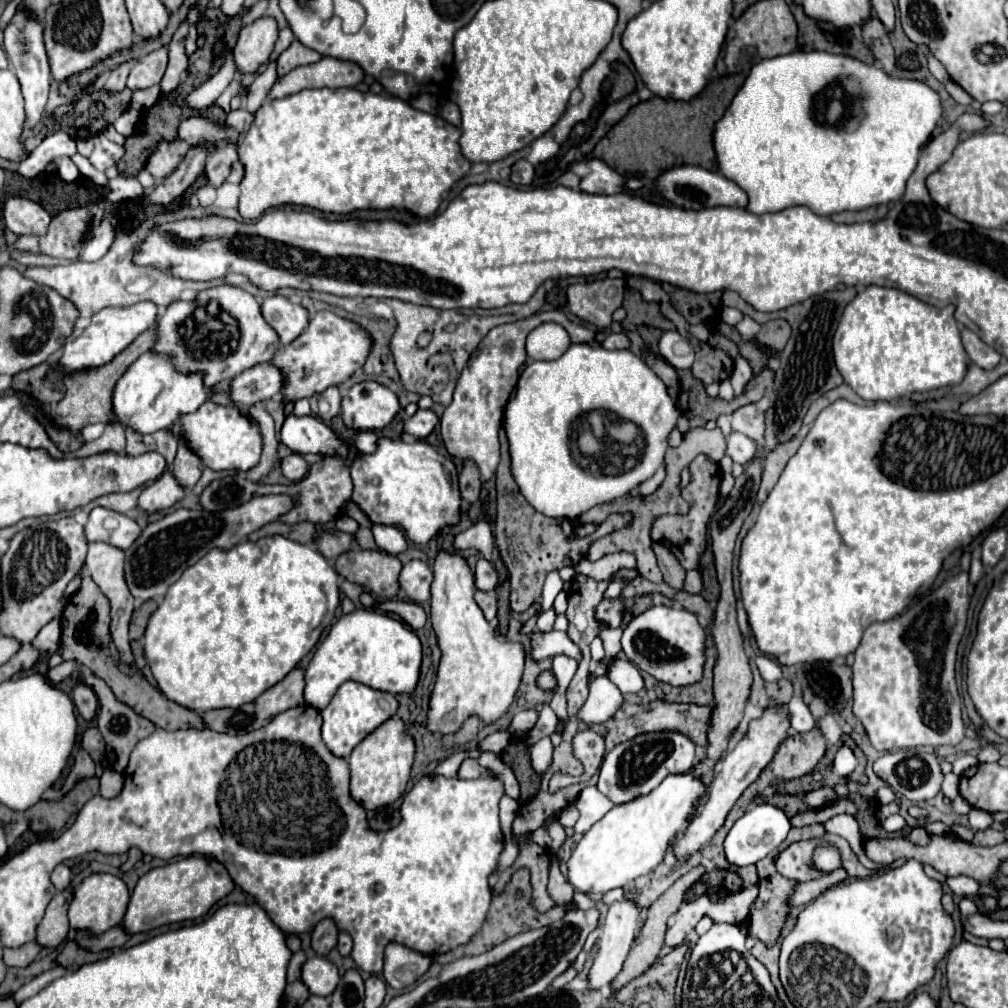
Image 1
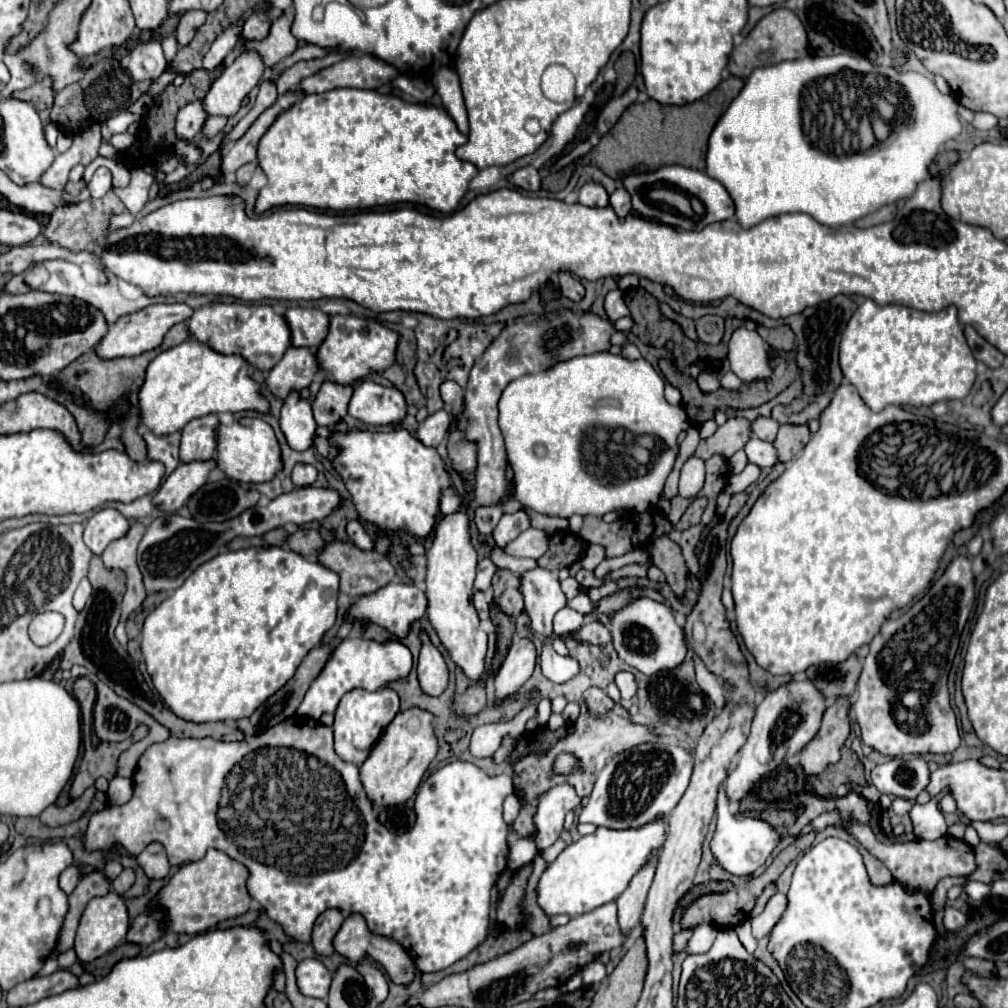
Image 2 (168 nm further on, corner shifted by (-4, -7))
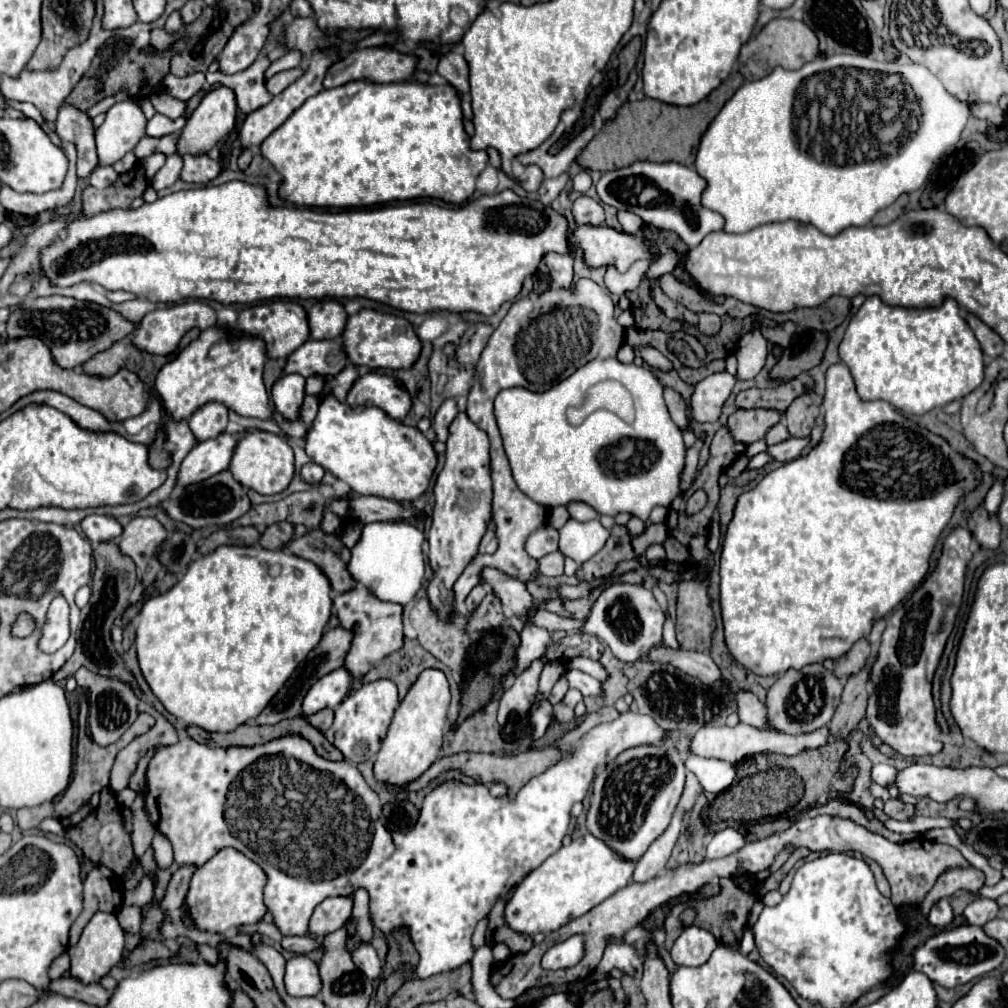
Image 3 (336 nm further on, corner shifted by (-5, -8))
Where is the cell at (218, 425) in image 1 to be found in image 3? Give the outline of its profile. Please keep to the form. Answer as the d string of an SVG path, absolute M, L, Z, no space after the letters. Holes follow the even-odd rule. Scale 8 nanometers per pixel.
M263 430L247 432L235 446L235 452L233 452L233 458L229 464L229 472L233 474L233 478L239 484L243 484L245 488L253 488L259 494L283 492L295 474L293 450L281 436L277 436L273 432L263 432Z

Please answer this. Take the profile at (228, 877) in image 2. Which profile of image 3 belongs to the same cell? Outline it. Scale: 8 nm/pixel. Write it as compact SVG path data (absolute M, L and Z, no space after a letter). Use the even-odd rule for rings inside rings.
M235 848L219 850L211 860L199 866L191 878L185 906L193 926L207 932L225 932L233 926L259 922L267 912L261 898L265 882L267 876L259 868L259 864L247 860L241 852L235 852Z

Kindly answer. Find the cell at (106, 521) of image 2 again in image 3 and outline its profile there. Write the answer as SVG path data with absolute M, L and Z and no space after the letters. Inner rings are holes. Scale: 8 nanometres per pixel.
M91 514L81 522L83 534L93 542L93 544L101 544L101 542L111 542L117 536L121 536L123 528L121 524L113 518L113 516L97 516Z

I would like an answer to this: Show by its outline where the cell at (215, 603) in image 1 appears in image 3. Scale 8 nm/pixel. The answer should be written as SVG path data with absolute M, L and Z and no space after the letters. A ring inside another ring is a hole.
M219 546L215 552L195 560L191 564L191 568L185 572L185 576L169 592L149 598L143 604L143 608L139 612L139 632L137 632L139 642L135 638L139 666L141 666L141 672L149 684L149 688L153 690L153 694L161 700L165 710L169 714L173 714L177 720L185 722L187 726L199 726L207 732L229 732L249 720L255 720L261 714L261 710L269 704L269 700L277 694L277 690L287 682L287 678L293 674L297 664L301 660L305 660L307 654L319 644L323 630L331 616L331 606L333 606L333 600L331 600L329 580L309 560L303 560L285 550L271 552L261 546Z

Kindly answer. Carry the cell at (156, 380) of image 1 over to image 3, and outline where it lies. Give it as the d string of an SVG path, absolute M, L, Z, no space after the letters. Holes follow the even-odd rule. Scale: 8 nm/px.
M219 326L207 328L183 348L175 360L167 362L155 378L155 390L161 396L163 408L175 422L189 420L195 410L207 402L225 404L241 416L273 420L273 408L269 406L267 390L263 384L265 344L255 336L237 334Z

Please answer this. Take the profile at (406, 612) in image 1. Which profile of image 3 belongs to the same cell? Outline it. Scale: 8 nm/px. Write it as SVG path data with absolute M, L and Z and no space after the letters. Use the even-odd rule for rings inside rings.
M427 668L419 674L399 708L395 710L393 722L389 726L387 736L383 738L381 750L377 752L377 760L373 764L373 774L383 784L407 786L415 782L439 756L443 728L447 720L451 692L447 676L437 668Z

